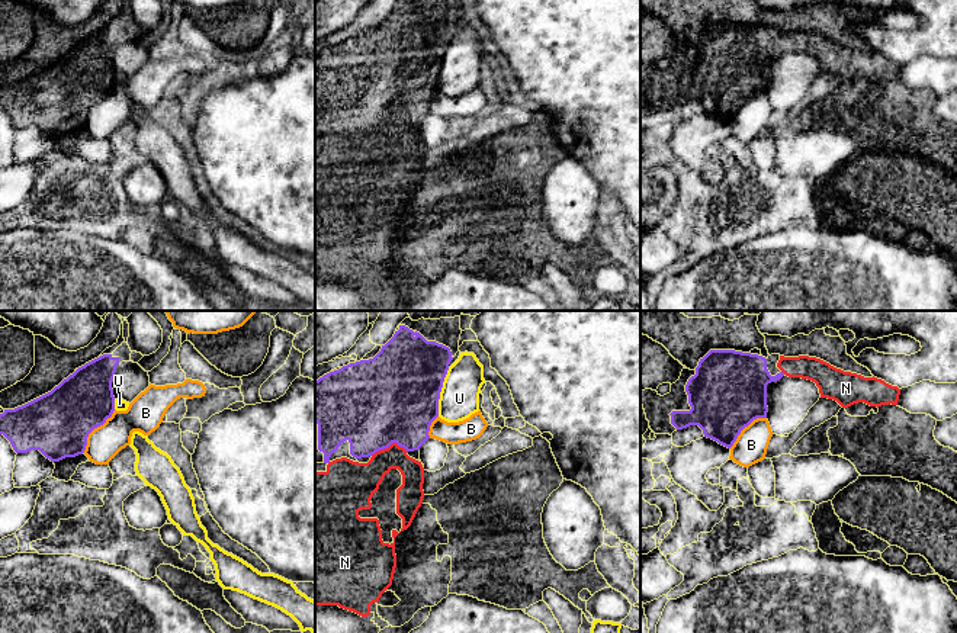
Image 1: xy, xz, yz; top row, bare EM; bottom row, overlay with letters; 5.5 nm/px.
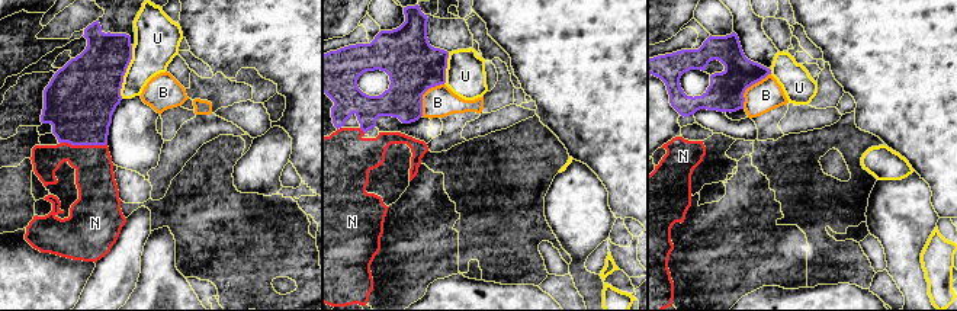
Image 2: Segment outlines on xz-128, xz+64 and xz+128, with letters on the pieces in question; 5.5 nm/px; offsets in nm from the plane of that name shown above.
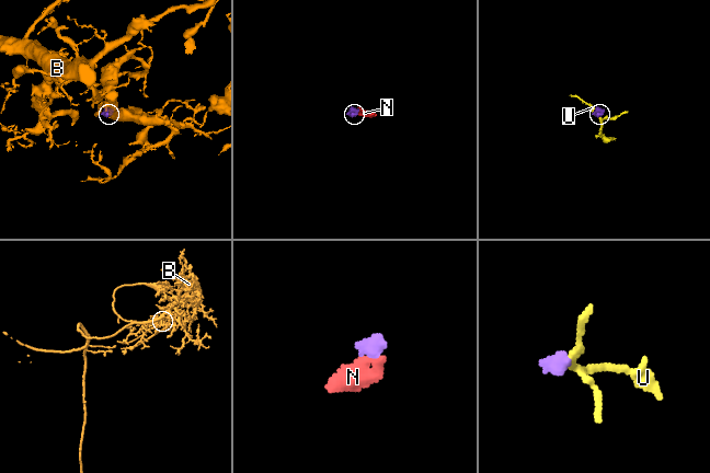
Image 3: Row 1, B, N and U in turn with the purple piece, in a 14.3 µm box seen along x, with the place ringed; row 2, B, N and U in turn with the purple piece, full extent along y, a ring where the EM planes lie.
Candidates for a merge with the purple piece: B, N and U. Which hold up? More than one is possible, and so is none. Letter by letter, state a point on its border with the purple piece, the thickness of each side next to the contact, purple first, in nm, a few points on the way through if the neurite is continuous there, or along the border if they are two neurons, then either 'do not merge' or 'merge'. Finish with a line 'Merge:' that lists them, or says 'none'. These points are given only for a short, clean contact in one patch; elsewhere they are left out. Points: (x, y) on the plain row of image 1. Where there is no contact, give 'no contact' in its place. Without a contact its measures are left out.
B: xy (93, 103) | 360/190 nm | along xy (115, 84), (89, 109), (83, 127) | do not merge
N: xz (388, 121) | 480/200 nm | merge
U: xz (440, 66) | 480/220 nm | do not merge
Merge: N

